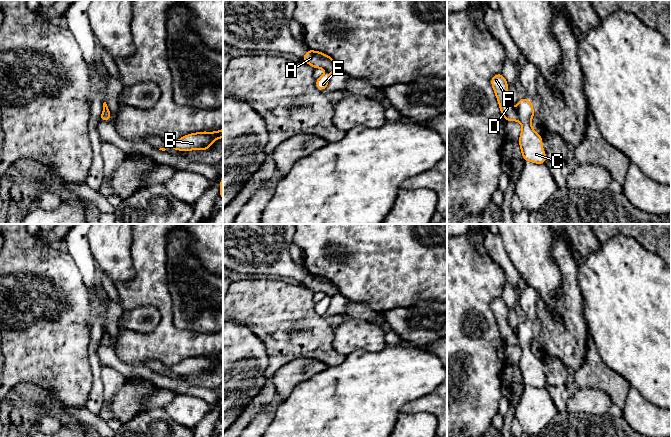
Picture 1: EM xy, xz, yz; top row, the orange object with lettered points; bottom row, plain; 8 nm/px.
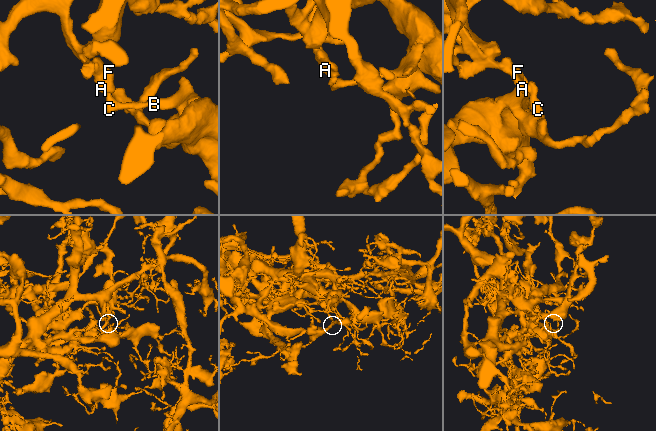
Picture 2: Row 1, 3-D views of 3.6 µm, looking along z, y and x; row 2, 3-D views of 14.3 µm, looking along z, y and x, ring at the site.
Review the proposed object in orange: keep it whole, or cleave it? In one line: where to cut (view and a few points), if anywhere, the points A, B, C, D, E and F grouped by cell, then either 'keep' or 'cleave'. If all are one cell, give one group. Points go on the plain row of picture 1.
cut in yz along (518, 336), (519, 344); A D F / B C E; cleave

